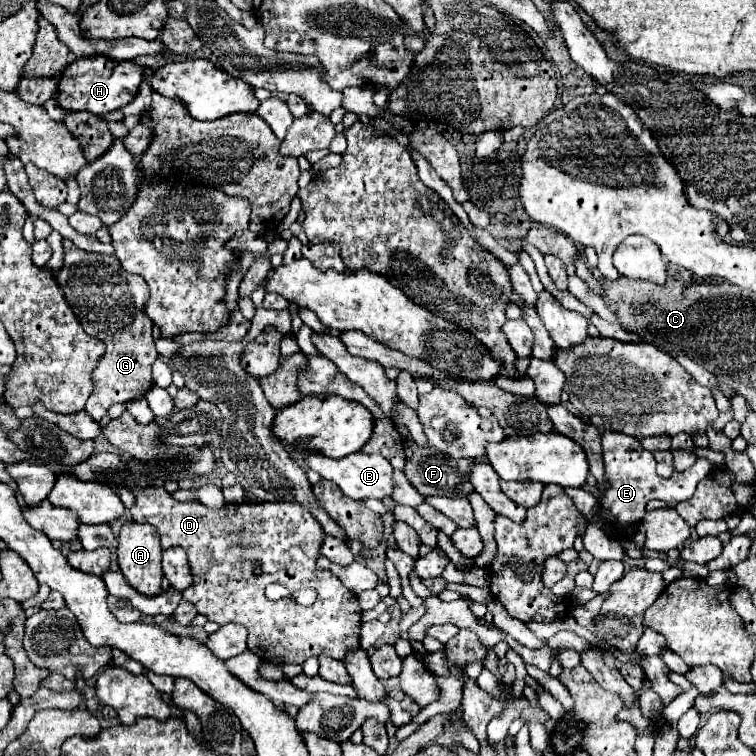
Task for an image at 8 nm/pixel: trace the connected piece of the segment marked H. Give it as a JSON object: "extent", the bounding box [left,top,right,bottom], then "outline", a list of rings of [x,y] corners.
{"extent":[57,56,143,116],"outline":[[[83,56],[65,68],[57,86],[57,106],[65,112],[81,112],[87,110],[95,116],[103,116],[107,112],[119,110],[127,106],[143,80],[143,68],[133,62],[113,62],[107,56]]]}

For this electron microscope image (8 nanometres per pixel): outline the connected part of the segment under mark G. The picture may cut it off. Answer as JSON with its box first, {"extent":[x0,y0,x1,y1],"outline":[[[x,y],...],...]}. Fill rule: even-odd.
{"extent":[57,248,157,422],"outline":[[[71,248],[65,252],[65,266],[57,272],[57,282],[59,282],[61,290],[65,292],[65,298],[67,298],[69,306],[73,308],[75,316],[79,318],[81,326],[85,328],[85,332],[99,338],[107,346],[105,356],[99,360],[99,364],[93,370],[95,390],[85,404],[85,412],[99,422],[113,404],[143,398],[147,394],[147,390],[153,386],[151,364],[157,358],[157,350],[155,350],[155,340],[151,336],[153,322],[145,314],[145,302],[149,300],[149,286],[145,284],[145,280],[141,276],[125,272],[115,256],[83,252],[79,248]]]}

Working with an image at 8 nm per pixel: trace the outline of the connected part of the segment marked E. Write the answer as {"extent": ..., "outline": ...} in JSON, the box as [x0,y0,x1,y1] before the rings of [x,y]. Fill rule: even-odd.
{"extent":[595,432,709,532],"outline":[[[605,432],[603,434],[603,462],[605,462],[605,484],[597,484],[599,494],[595,496],[599,506],[605,508],[613,518],[615,526],[621,532],[631,530],[641,522],[645,514],[645,506],[649,500],[663,500],[667,506],[675,506],[693,496],[697,484],[709,474],[709,460],[697,458],[697,462],[685,472],[673,472],[671,478],[661,478],[655,472],[655,458],[651,452],[643,450],[639,440],[621,432]]]}

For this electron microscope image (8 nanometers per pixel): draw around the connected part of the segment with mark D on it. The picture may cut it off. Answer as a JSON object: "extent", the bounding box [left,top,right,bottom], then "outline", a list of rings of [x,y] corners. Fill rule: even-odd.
{"extent":[131,488,361,664],"outline":[[[143,488],[135,490],[135,506],[131,508],[133,520],[141,524],[151,524],[157,528],[161,536],[161,546],[173,548],[181,546],[189,556],[189,566],[193,576],[192,584],[182,592],[182,599],[191,602],[199,614],[207,616],[209,622],[229,624],[237,622],[247,628],[249,650],[257,654],[263,662],[271,664],[303,664],[309,656],[331,656],[343,660],[349,650],[357,650],[359,646],[359,620],[361,606],[357,596],[343,586],[343,582],[331,572],[317,566],[319,548],[323,544],[323,528],[313,518],[309,510],[303,510],[299,504],[291,502],[257,502],[257,504],[229,504],[227,508],[205,508],[195,502],[177,502],[165,488]],[[253,562],[263,564],[263,574],[255,578]],[[267,584],[283,584],[289,590],[313,588],[317,590],[315,604],[303,608],[291,596],[279,602],[271,602],[265,598]]]}

